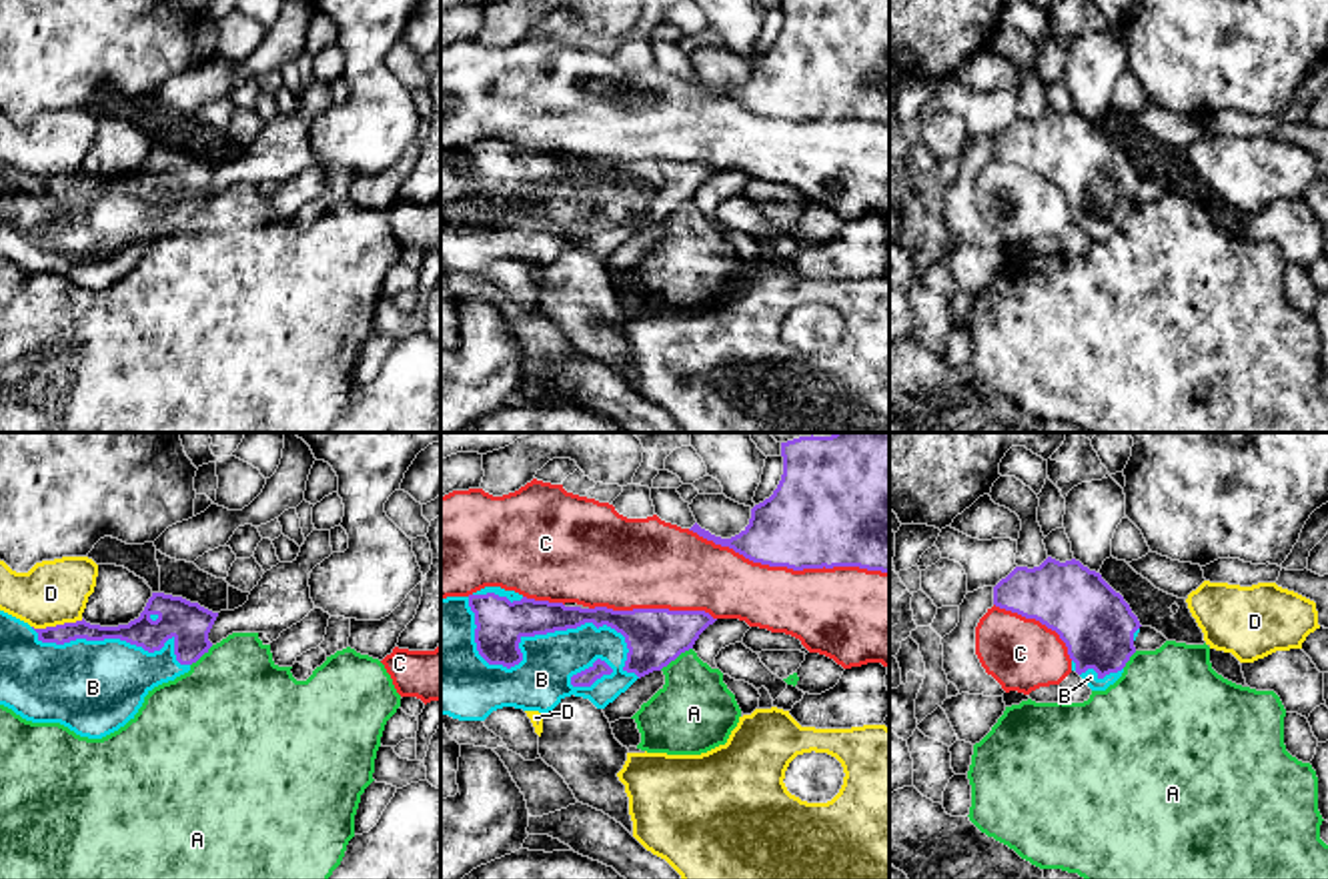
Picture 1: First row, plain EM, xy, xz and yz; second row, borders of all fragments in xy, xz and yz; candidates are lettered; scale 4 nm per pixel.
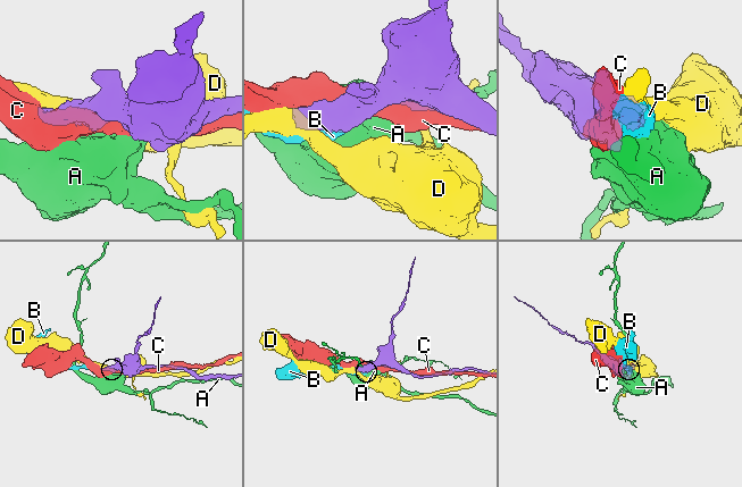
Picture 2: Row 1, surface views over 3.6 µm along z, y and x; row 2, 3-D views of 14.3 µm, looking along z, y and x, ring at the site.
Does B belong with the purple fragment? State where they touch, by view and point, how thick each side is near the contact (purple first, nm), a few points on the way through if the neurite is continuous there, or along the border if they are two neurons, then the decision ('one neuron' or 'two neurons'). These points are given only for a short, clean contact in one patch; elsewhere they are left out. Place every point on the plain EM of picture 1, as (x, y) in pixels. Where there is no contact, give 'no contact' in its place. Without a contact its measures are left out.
contact xz (537, 185); calibres 190 and 220 nm; one neuron

